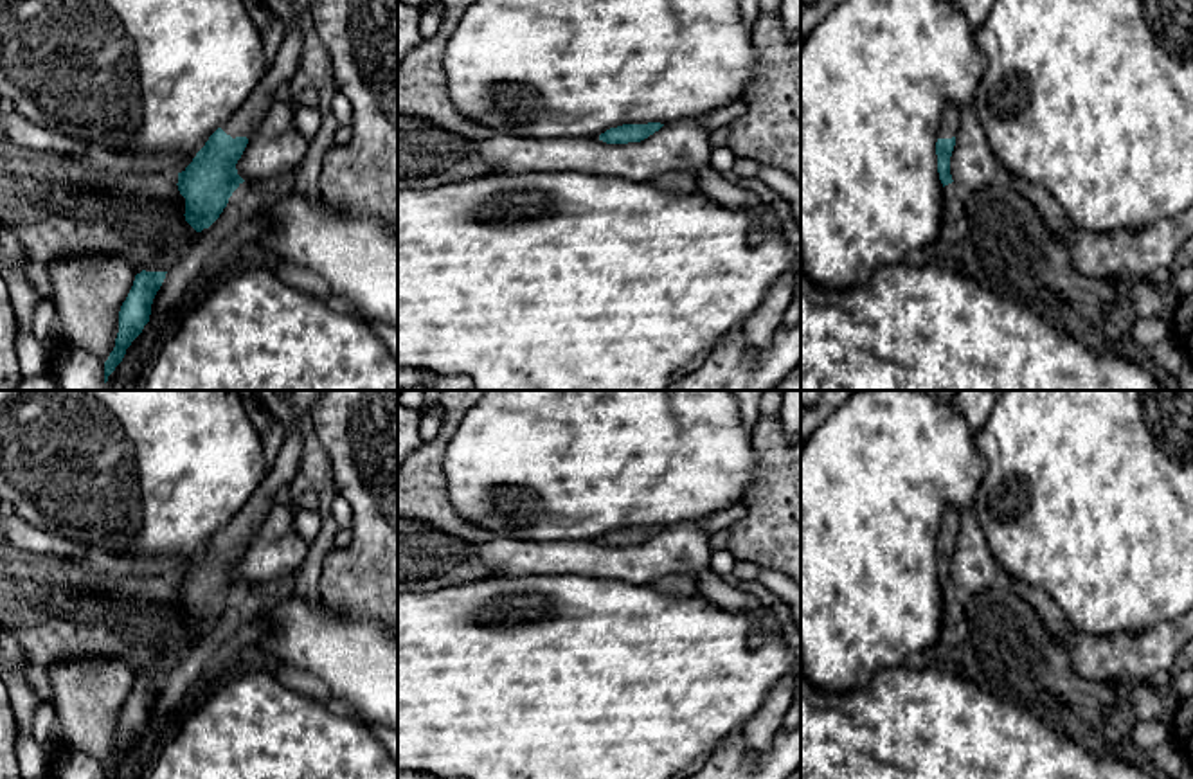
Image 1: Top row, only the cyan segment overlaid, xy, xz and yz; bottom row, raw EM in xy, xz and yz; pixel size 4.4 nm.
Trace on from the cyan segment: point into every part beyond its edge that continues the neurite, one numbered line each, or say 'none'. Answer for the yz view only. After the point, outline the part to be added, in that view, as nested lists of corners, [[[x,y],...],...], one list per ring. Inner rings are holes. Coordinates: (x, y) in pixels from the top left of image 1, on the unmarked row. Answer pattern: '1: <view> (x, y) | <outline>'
1: yz (949, 528) | [[[950,506],[941,518],[937,542],[952,542],[957,536],[959,531],[959,520],[961,520],[961,509],[955,506]]]

